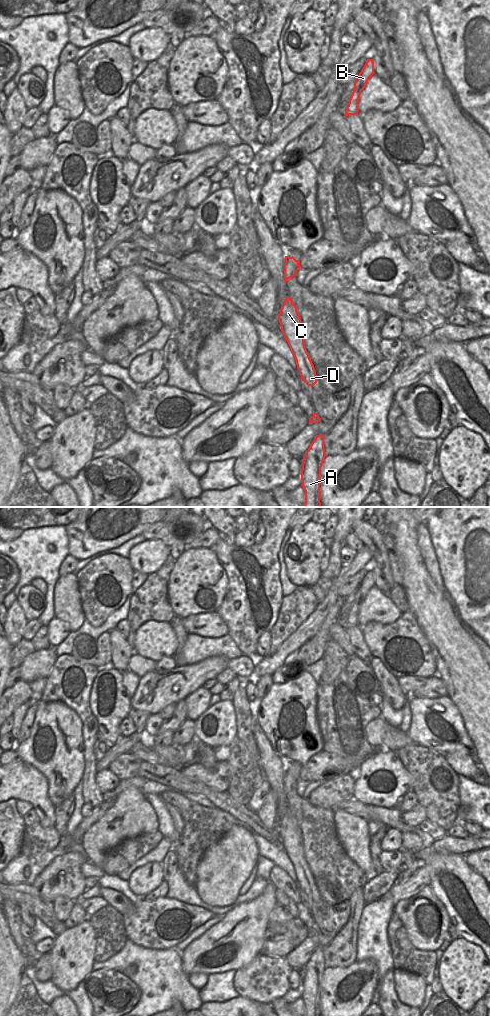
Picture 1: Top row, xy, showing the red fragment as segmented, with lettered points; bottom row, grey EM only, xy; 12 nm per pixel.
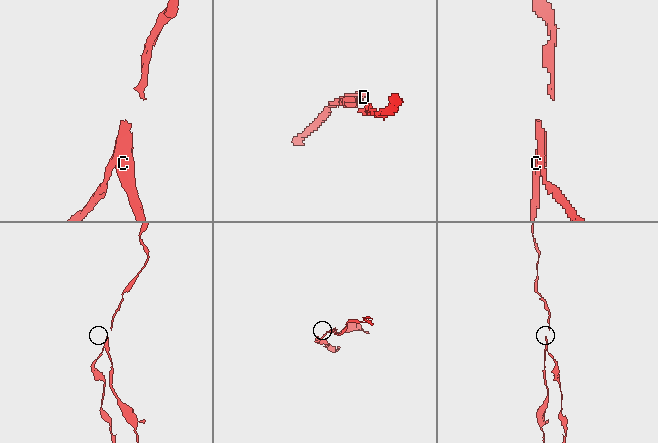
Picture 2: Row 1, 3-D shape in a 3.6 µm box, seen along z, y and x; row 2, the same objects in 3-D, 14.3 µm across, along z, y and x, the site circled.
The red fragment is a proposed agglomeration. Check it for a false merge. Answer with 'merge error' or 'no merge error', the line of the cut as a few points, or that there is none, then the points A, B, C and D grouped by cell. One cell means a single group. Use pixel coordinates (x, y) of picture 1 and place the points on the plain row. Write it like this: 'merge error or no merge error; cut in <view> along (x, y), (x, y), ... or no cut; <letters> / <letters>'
merge error; cut in xy along (298, 775), (291, 778), (292, 787); A C D / B

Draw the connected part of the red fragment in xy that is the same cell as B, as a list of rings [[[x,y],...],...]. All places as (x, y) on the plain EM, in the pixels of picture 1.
[[[367,571],[364,579],[354,593],[354,601],[344,626],[345,629],[358,626],[358,612],[360,610],[360,605],[374,585],[374,573],[373,571]]]

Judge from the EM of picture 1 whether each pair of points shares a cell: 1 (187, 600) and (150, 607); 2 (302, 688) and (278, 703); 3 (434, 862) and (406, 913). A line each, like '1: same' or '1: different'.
1: different
2: same
3: different

